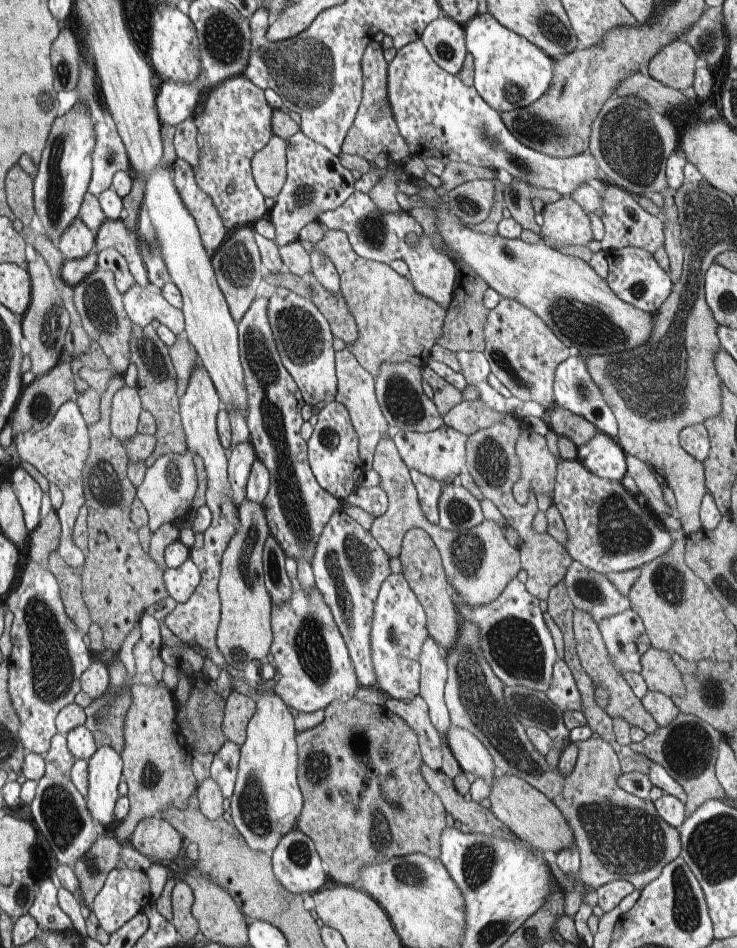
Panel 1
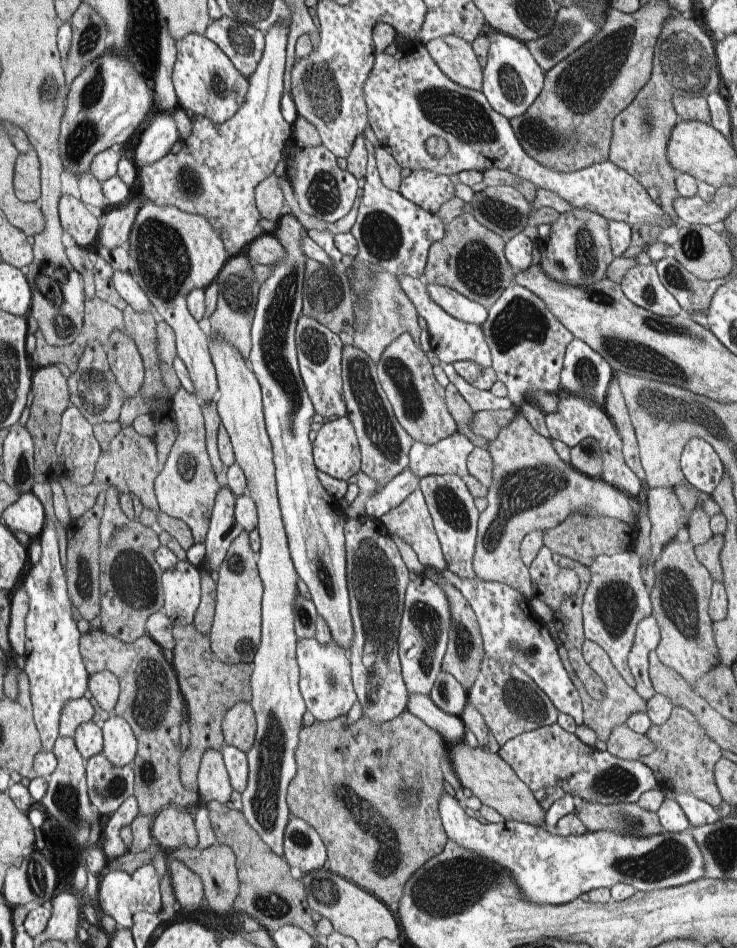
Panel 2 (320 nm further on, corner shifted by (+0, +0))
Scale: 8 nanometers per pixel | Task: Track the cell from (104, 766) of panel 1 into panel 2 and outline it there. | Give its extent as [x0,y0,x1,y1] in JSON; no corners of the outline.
[103,714,138,766]

